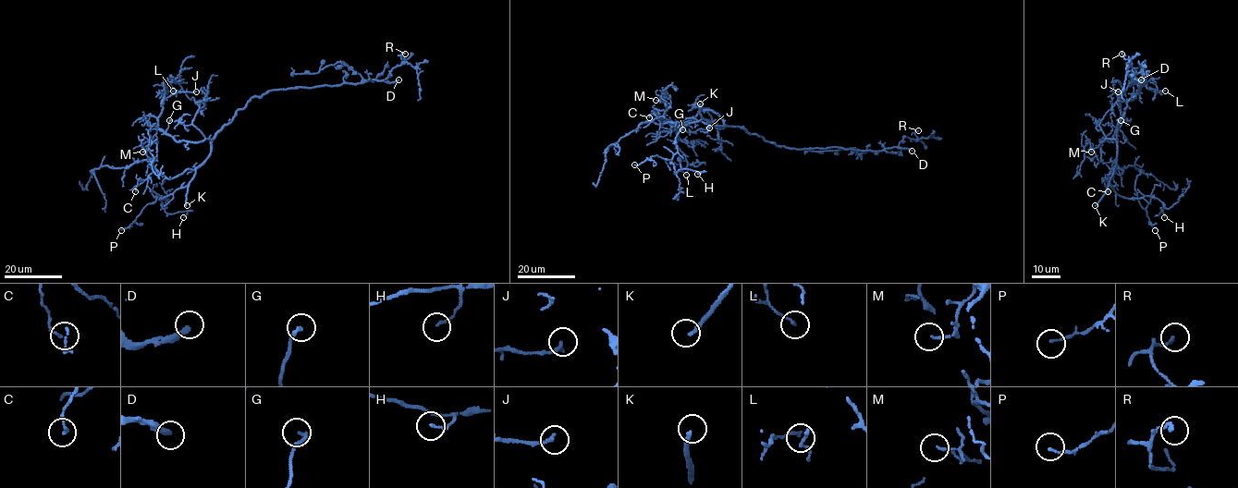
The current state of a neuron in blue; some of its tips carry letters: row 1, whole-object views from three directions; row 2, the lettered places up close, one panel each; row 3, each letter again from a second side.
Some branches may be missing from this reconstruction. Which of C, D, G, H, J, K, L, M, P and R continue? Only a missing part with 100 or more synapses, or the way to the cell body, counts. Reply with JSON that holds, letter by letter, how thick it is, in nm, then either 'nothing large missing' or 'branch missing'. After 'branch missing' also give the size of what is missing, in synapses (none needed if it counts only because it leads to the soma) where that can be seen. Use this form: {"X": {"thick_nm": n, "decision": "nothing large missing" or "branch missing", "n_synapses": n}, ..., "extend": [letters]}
{"C": {"thick_nm": 130, "decision": "nothing large missing"}, "D": {"thick_nm": 320, "decision": "branch missing", "n_synapses": 120}, "G": {"thick_nm": 170, "decision": "nothing large missing"}, "H": {"thick_nm": 120, "decision": "nothing large missing"}, "J": {"thick_nm": 190, "decision": "nothing large missing"}, "K": {"thick_nm": 190, "decision": "branch missing"}, "L": {"thick_nm": 130, "decision": "nothing large missing"}, "M": {"thick_nm": 110, "decision": "nothing large missing"}, "P": {"thick_nm": 110, "decision": "nothing large missing"}, "R": {"thick_nm": 180, "decision": "nothing large missing"}, "extend": ["D", "K"]}

